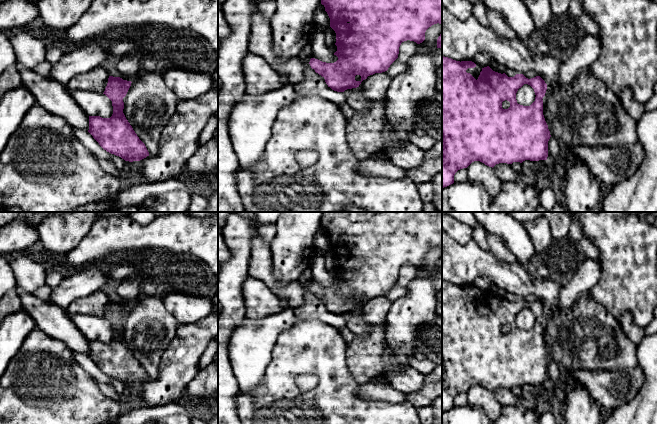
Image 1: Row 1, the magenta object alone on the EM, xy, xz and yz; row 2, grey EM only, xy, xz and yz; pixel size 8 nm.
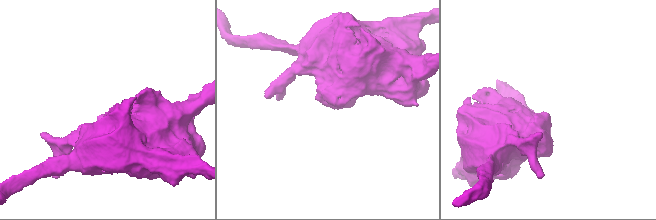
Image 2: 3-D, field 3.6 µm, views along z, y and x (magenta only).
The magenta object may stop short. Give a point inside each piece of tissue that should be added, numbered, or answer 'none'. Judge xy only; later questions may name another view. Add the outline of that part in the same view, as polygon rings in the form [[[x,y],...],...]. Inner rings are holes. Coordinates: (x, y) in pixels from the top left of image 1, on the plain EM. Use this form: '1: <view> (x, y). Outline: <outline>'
none

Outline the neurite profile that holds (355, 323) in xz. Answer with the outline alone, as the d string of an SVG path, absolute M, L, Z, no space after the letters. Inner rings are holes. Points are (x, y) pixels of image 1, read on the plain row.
M359 312L347 313L343 316L346 319L346 327L357 337L366 337L373 329L368 325Z

